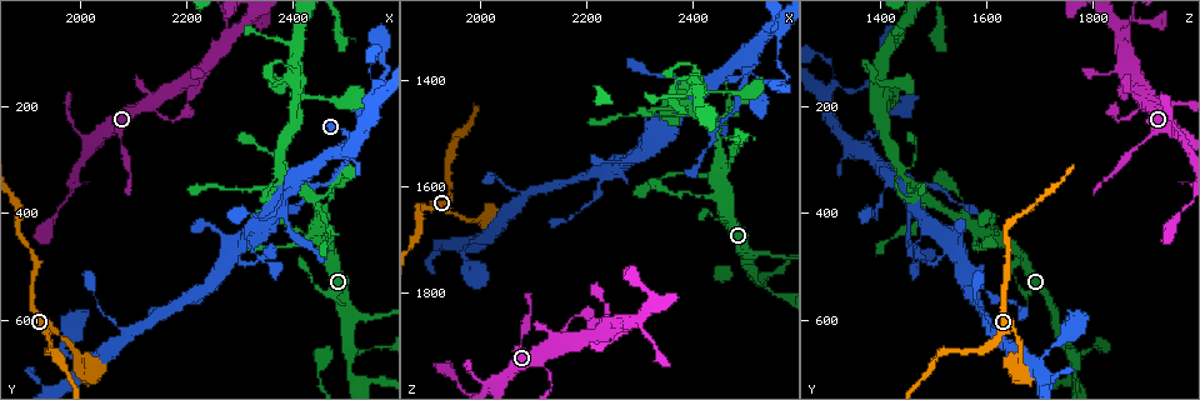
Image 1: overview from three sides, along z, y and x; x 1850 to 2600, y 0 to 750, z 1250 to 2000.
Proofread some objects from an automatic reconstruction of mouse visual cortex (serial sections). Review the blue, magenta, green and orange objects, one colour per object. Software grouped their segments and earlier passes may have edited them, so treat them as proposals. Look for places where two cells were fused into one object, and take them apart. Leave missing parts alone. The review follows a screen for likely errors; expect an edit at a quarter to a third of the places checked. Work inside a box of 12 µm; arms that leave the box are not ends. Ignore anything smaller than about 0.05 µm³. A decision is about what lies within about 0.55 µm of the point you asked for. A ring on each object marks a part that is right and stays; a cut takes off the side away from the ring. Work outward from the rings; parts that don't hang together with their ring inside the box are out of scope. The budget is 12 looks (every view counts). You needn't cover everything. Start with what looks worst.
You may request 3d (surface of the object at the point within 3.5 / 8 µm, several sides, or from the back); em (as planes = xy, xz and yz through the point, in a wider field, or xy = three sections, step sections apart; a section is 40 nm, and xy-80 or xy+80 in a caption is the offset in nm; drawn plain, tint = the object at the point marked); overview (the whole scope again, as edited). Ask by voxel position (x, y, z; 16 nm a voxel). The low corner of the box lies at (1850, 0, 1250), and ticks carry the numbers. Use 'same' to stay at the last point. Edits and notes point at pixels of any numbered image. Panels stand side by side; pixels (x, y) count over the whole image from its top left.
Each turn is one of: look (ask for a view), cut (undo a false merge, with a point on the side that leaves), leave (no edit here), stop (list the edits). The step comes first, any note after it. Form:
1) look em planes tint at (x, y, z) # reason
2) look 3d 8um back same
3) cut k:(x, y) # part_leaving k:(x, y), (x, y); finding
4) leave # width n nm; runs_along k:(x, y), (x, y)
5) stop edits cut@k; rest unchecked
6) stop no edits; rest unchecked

look 3d 8um at (2505, 295, 1390) # calibre changes

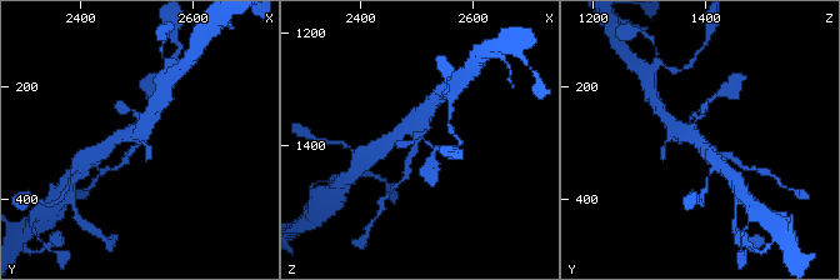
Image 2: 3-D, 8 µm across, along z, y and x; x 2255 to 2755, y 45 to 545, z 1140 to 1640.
look em planes tint at (2505, 300, 1385) # need the tissue

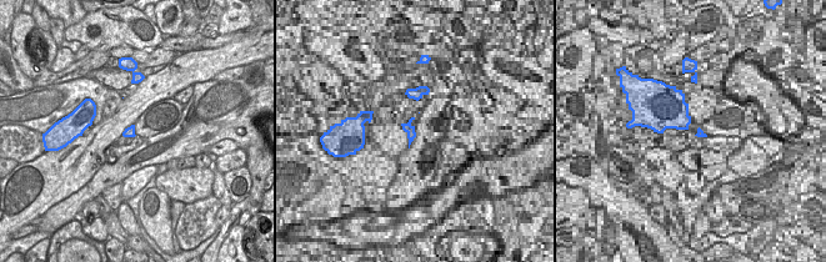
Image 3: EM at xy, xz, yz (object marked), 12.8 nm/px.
cut 2:(408, 161) # two cells meet here

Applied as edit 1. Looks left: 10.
look overview

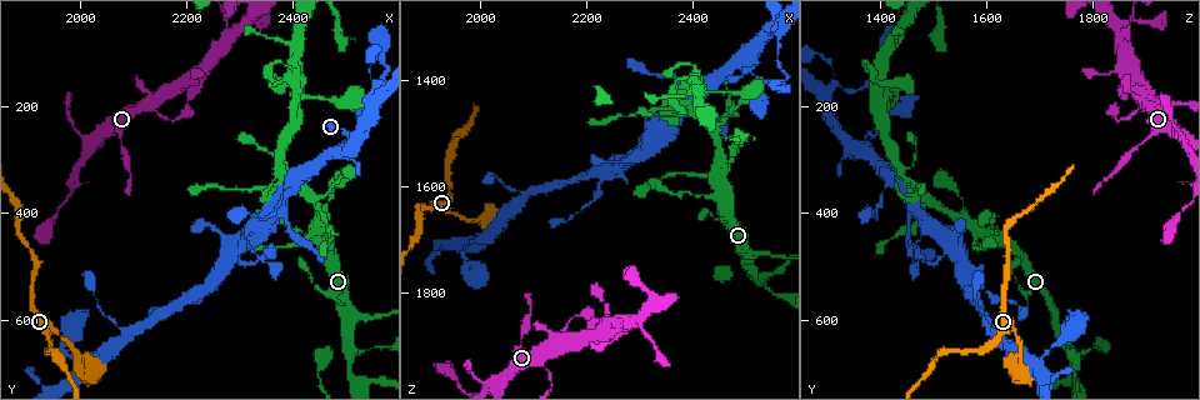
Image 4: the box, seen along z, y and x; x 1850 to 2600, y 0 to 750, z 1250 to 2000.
look em xy step 5 tint at (2385, 315, 1440) # looks like a crossing

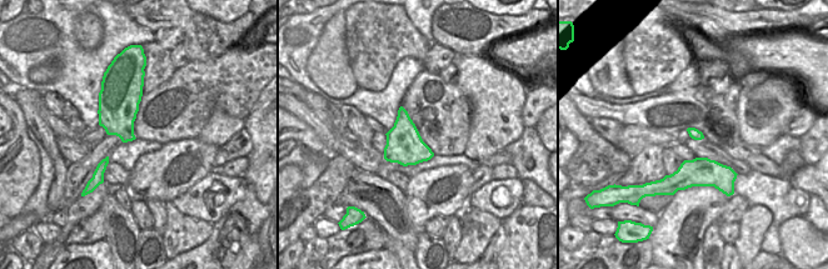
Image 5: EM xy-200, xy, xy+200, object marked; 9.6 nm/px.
look 3d 3.5um same

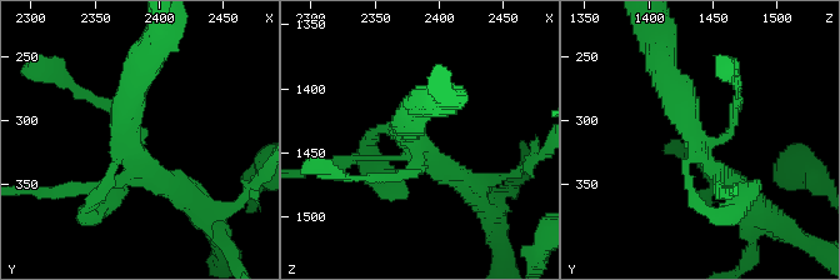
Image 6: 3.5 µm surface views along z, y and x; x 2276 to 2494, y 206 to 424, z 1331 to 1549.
leave # runs_along 6:(740, 191), (701, 153), (666, 73); one cell here

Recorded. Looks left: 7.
look 3d 3.5um at (2005, 685, 1670) # abrupt turn

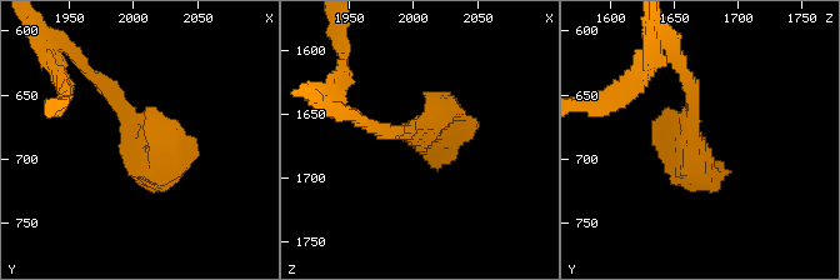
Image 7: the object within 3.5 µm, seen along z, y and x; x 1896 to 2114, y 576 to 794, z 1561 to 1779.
look em xy step 2 plain at (2006, 688, 1664)

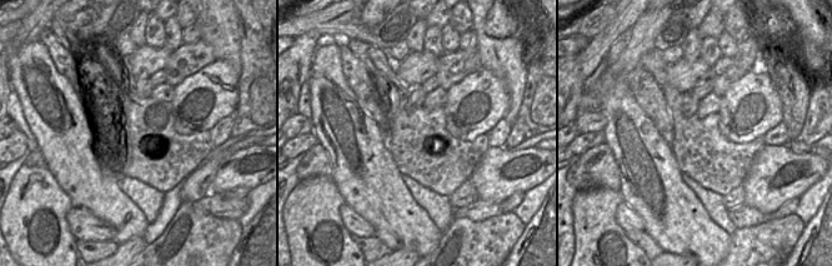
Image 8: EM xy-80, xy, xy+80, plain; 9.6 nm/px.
look em xy step 2 tint same # where the object lies

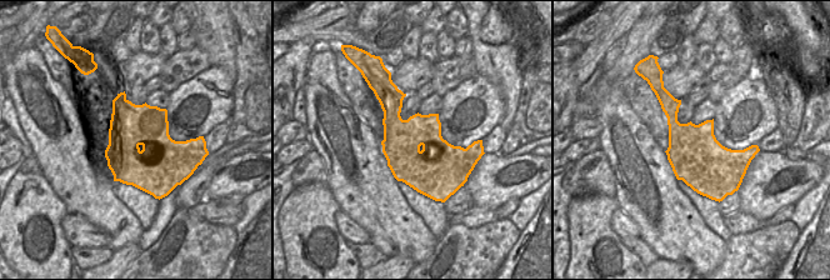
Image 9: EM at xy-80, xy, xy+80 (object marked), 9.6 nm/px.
leave # runs_along 7:(93, 75), (154, 159), (193, 140); all the same cell

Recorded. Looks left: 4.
look 3d 3.5um back at (2300, 60, 1855)

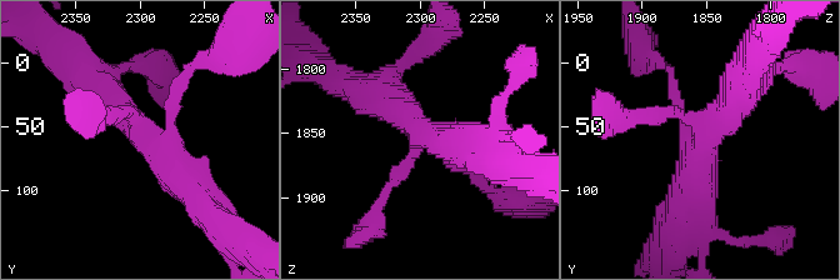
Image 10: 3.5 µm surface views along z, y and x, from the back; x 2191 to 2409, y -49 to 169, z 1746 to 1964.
look em xy step 1 plain at (2298, 56, 1848)

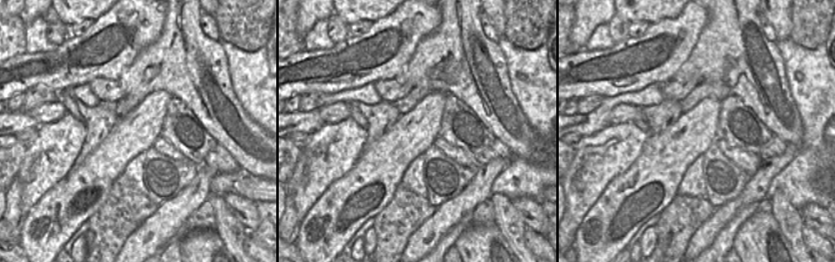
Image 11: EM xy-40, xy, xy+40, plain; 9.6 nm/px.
look em xy step 1 tint same # with the object marked

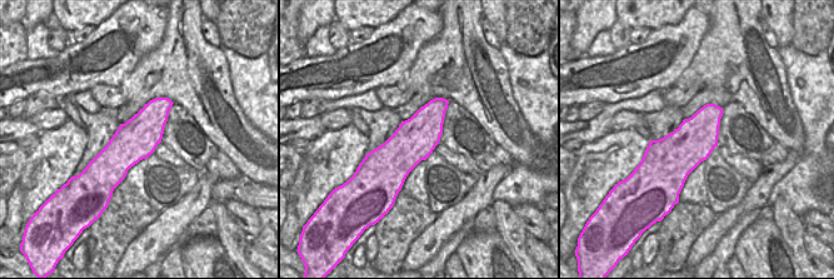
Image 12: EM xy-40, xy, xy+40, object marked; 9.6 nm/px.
leave # runs_along 10:(203, 199), (103, 91), (103, 80); continuous, no second cell

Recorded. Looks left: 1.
stop edits cut@2; rest unchecked

